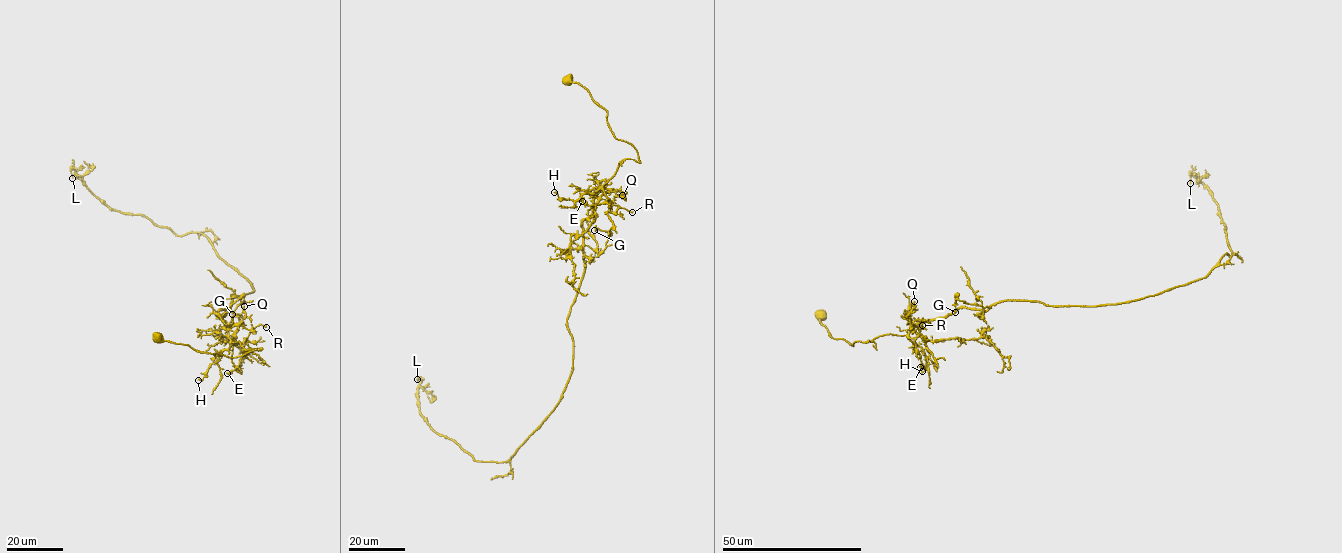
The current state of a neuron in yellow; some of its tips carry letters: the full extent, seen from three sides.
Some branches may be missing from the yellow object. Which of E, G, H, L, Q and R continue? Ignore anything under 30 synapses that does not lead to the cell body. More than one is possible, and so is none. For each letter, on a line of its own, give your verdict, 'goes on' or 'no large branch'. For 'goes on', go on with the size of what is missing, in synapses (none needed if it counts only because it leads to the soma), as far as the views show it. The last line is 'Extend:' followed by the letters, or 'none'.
E: no large branch
G: no large branch
H: no large branch
L: no large branch
Q: no large branch
R: no large branch
Extend: none

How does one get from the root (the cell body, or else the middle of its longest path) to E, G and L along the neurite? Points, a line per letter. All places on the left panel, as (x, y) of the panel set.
E: (159, 337), (231, 357), (260, 348), (244, 349), (240, 341), (232, 342), (242, 343), (243, 354), (227, 373)
G: (159, 337), (231, 357), (261, 349), (231, 341), (218, 316), (245, 302), (242, 297), (232, 314)
L: (159, 337), (259, 350), (231, 341), (217, 314), (252, 284), (201, 233), (114, 210), (72, 178)

